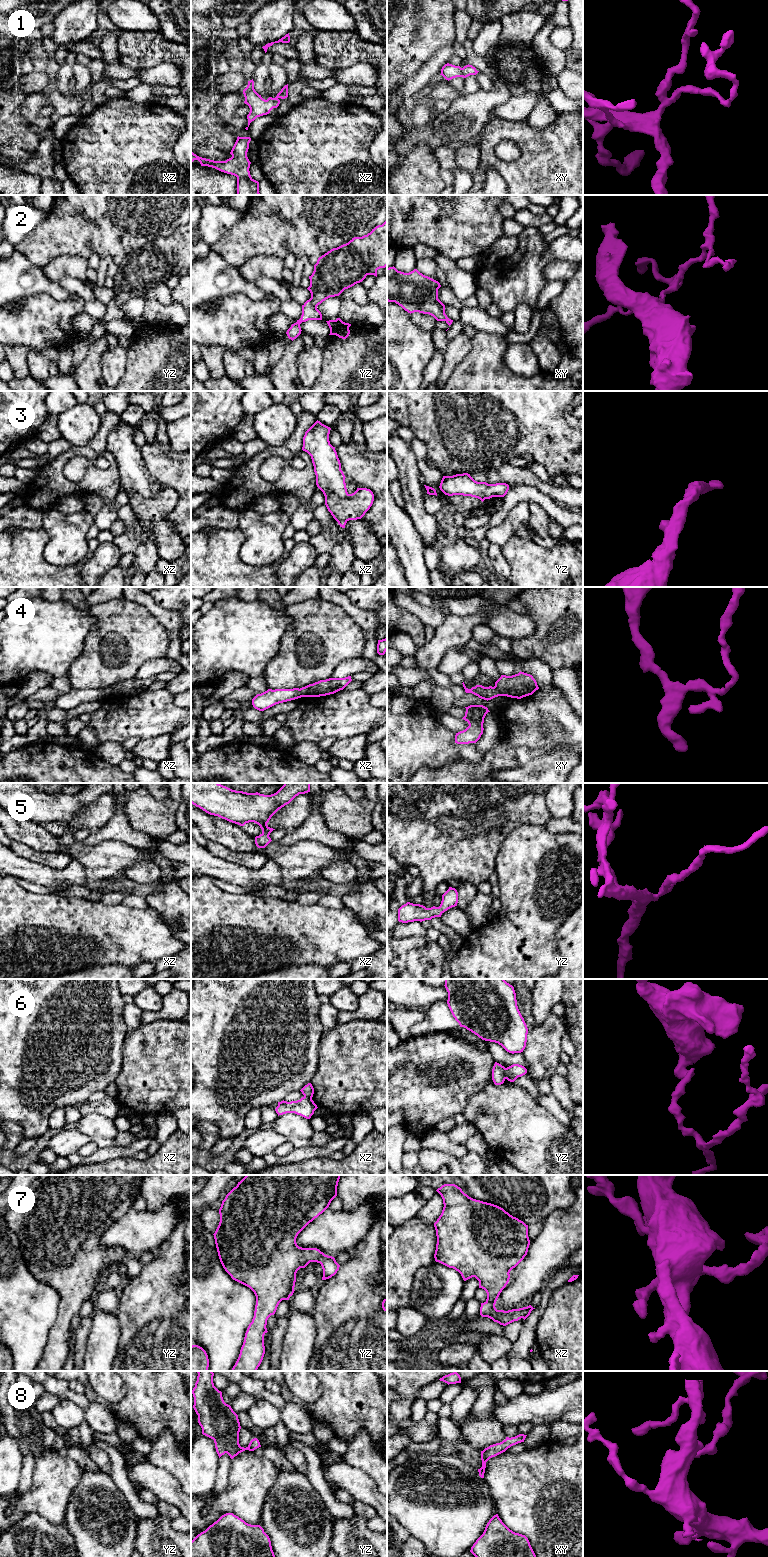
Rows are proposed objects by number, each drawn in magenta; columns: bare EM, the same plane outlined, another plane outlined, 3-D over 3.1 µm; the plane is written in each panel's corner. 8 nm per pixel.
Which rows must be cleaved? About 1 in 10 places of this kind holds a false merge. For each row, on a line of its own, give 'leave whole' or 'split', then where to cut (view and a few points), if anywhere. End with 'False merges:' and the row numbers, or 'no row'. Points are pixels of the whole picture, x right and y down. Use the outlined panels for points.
1: leave whole; no cut
2: leave whole; no cut
3: leave whole; no cut
4: leave whole; no cut
5: leave whole; no cut
6: split; cut in yz along (506, 1068), (505, 1078)
7: leave whole; no cut
8: leave whole; no cut
False merges: 6

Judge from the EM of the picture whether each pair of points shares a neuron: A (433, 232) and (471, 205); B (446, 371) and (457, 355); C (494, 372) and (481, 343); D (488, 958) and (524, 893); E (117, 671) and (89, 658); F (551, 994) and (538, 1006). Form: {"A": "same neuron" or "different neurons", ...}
{"A": "same neuron", "B": "same neuron", "C": "same neuron", "D": "same neuron", "E": "same neuron", "F": "same neuron"}

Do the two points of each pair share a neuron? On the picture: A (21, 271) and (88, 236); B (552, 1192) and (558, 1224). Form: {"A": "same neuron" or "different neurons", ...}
{"A": "different neurons", "B": "different neurons"}

